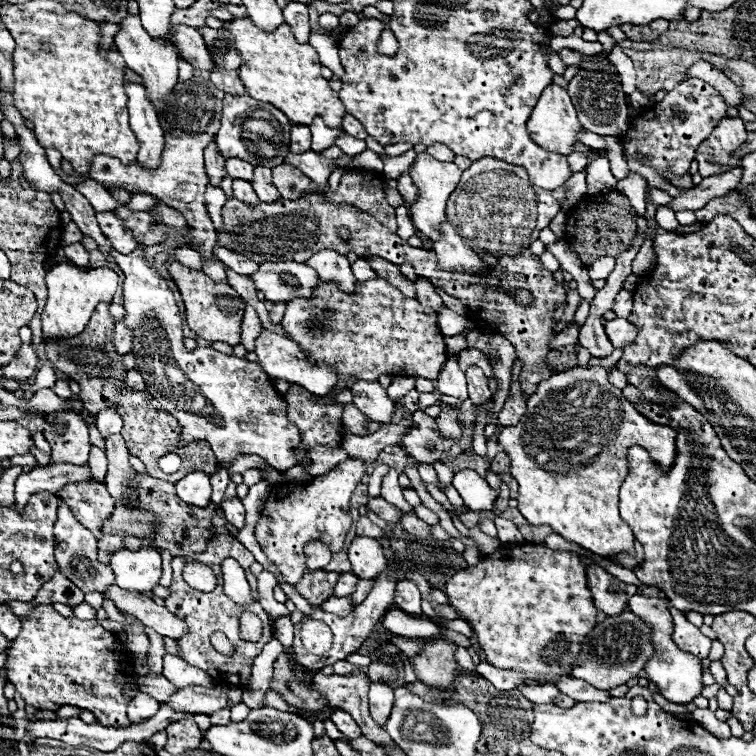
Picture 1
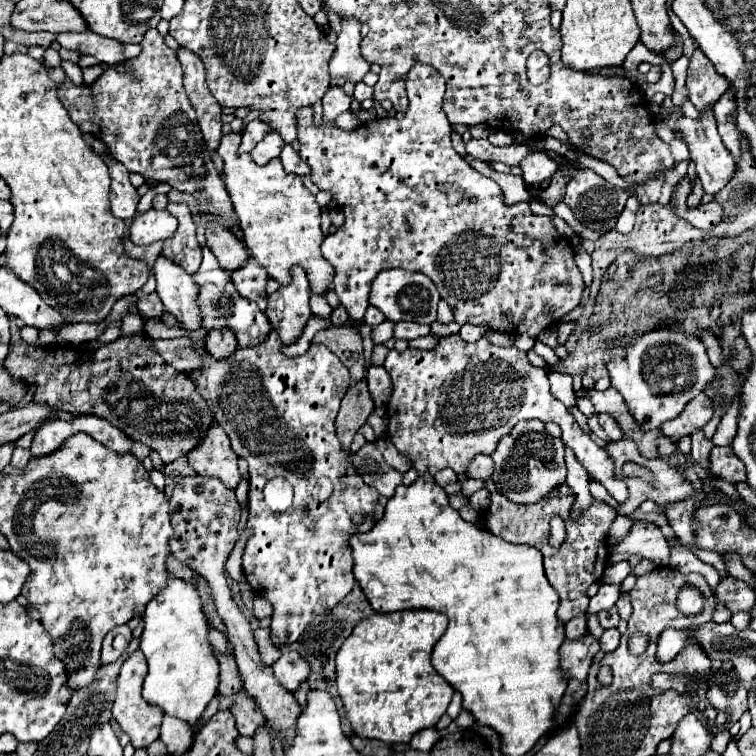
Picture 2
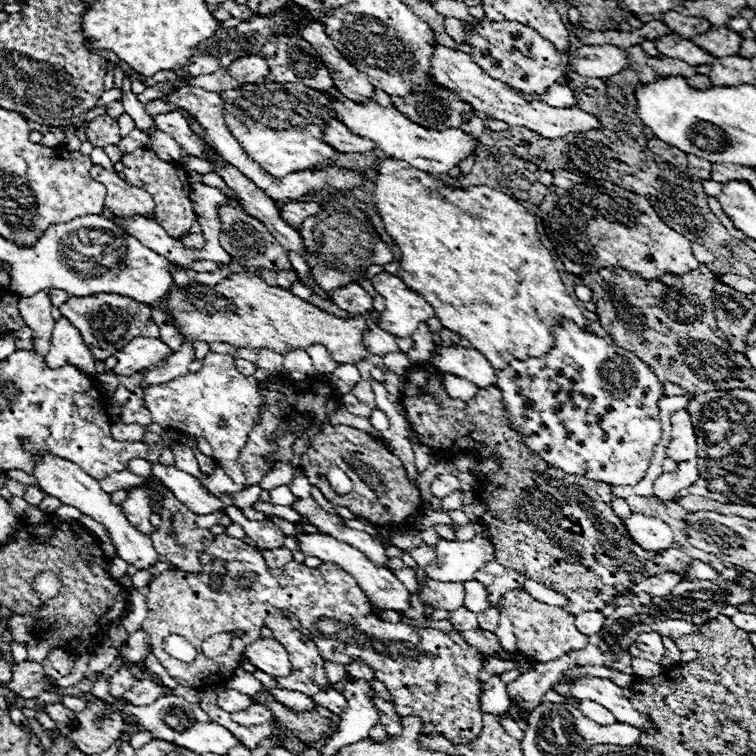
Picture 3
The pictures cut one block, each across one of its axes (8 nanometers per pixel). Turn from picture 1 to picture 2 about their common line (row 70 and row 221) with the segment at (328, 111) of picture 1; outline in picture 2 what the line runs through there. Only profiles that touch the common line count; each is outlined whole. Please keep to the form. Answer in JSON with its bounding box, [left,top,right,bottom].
[216,132,334,296]

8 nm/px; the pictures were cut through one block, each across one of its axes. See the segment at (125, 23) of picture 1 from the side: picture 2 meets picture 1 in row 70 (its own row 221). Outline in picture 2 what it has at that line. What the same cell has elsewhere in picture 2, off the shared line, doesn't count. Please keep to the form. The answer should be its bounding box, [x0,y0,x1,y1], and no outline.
[130,208,178,244]

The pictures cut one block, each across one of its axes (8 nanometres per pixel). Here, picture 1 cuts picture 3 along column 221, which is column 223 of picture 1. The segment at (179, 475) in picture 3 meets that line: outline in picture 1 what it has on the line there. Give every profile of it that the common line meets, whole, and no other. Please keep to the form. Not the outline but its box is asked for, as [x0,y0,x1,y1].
[220,498,244,528]

